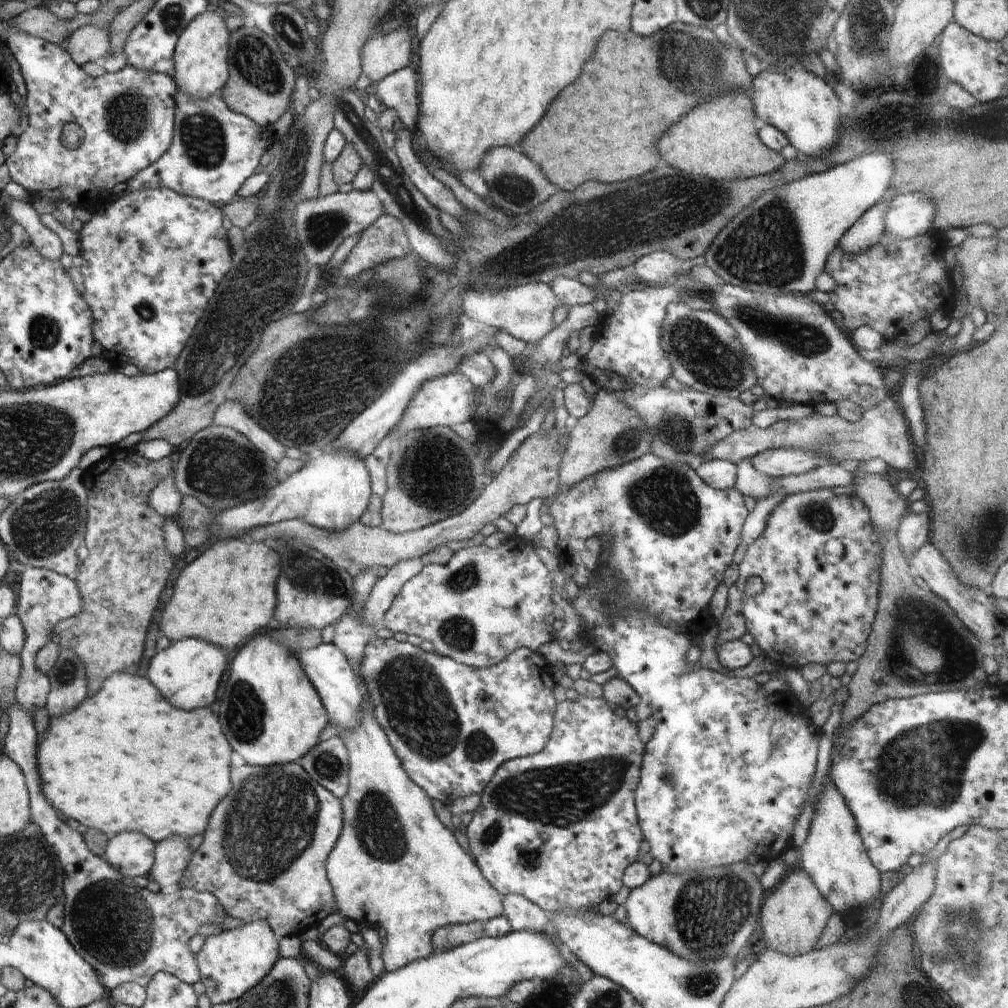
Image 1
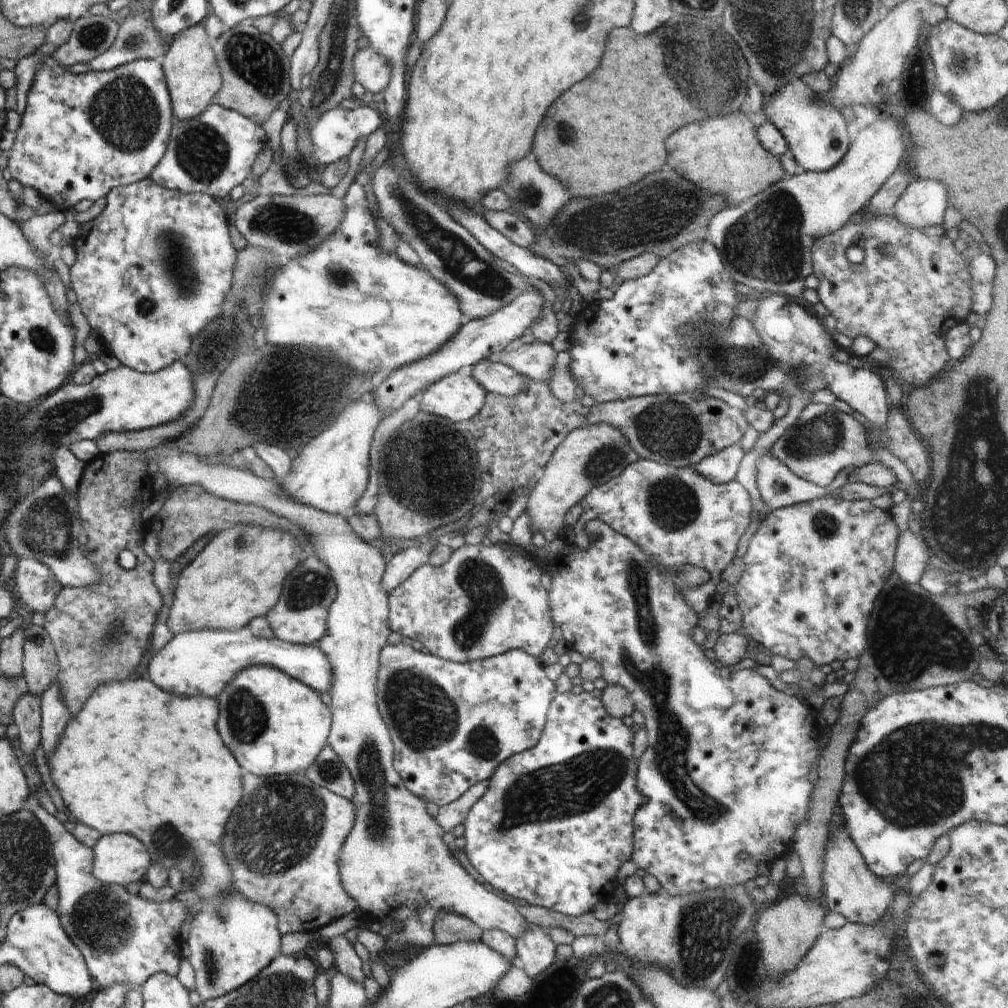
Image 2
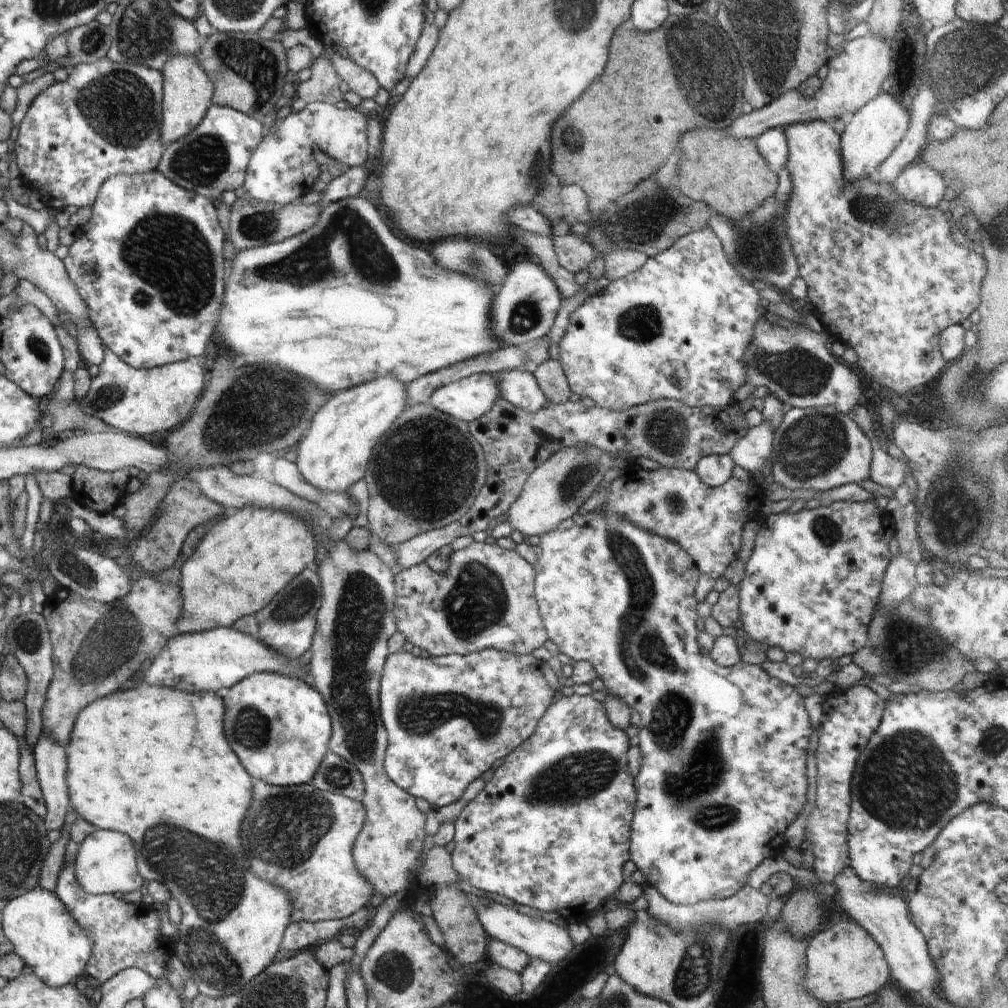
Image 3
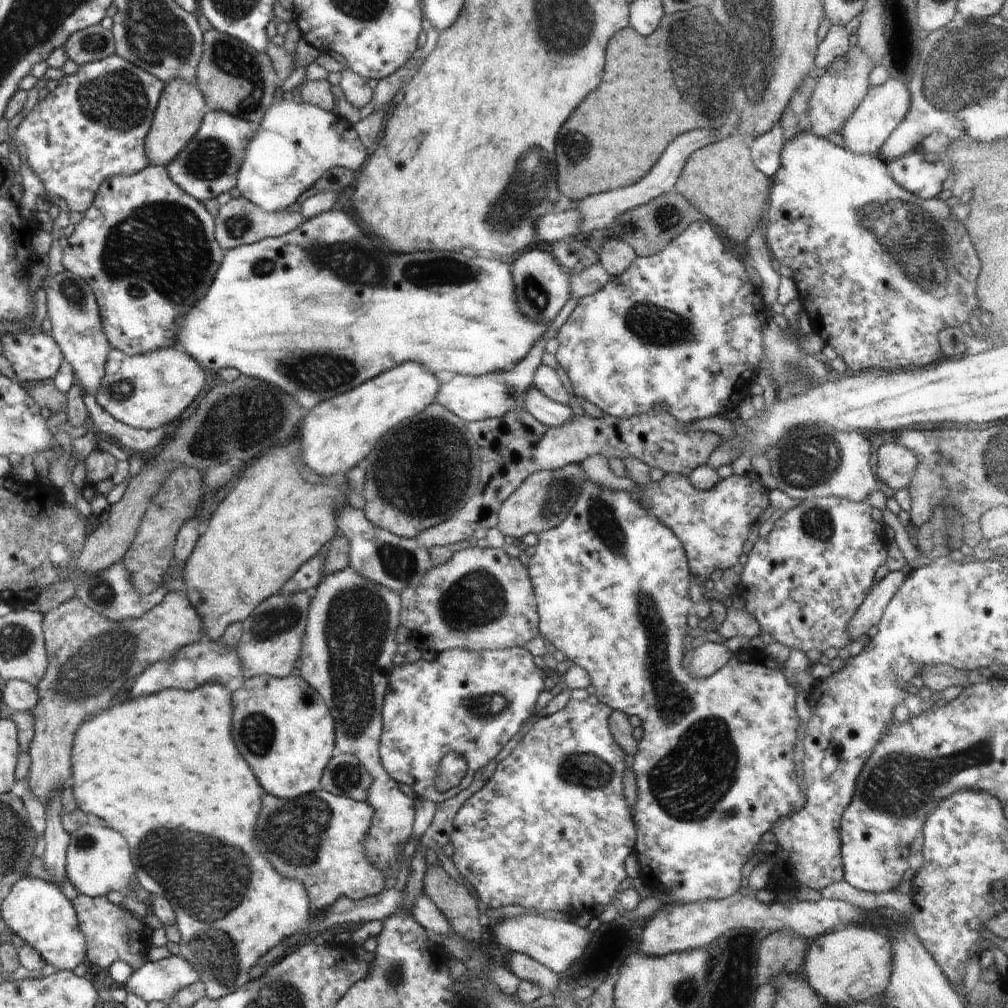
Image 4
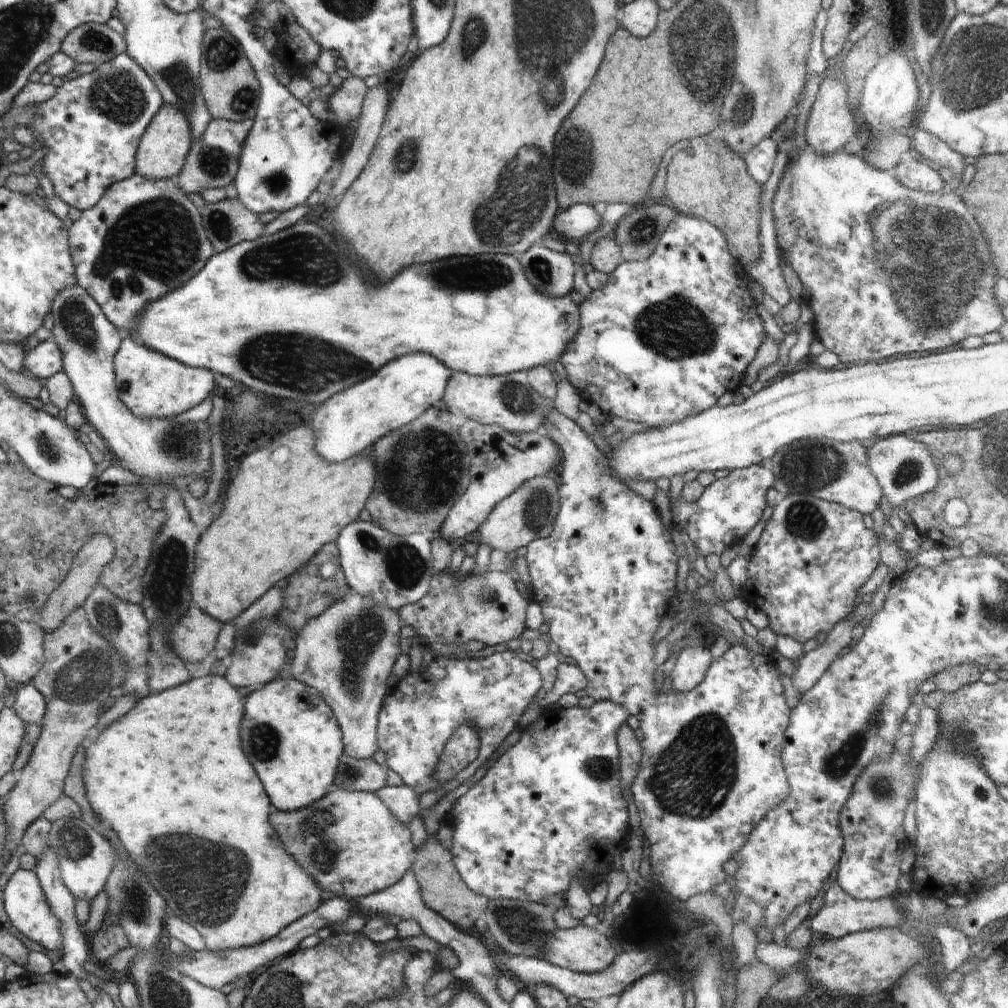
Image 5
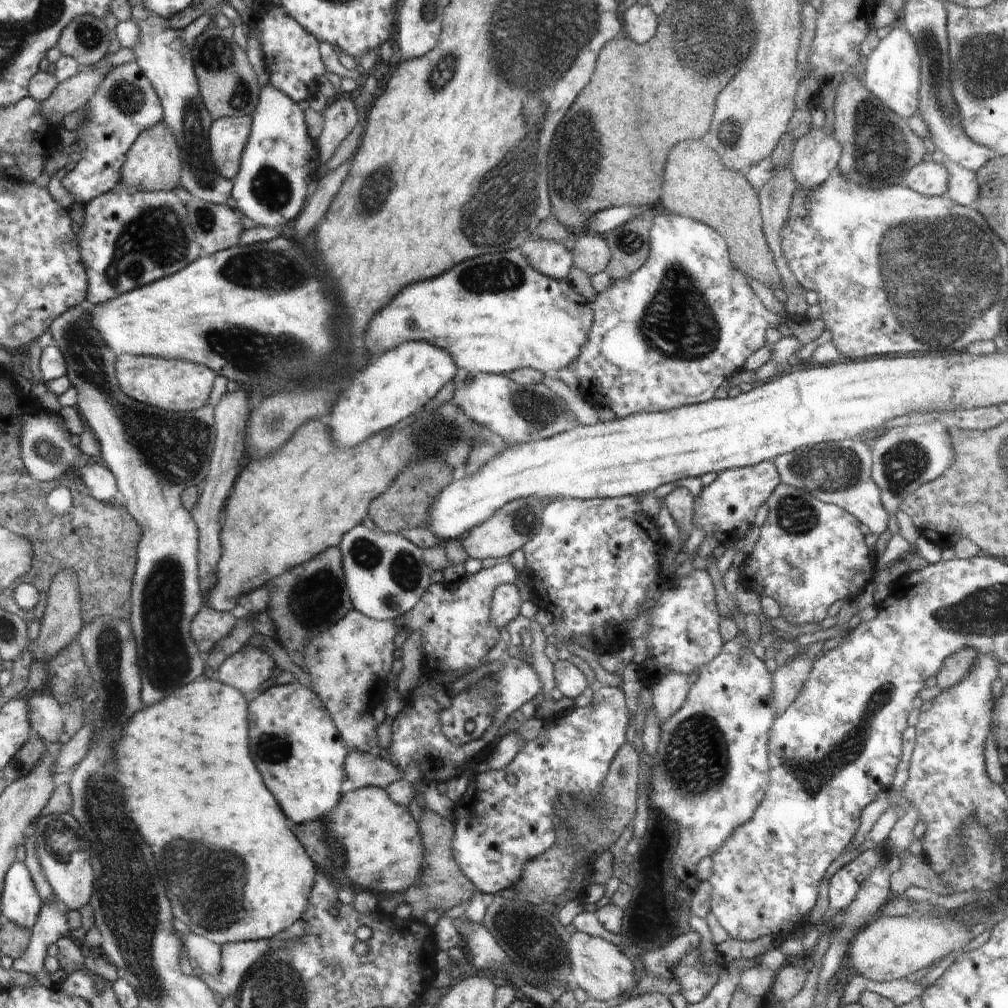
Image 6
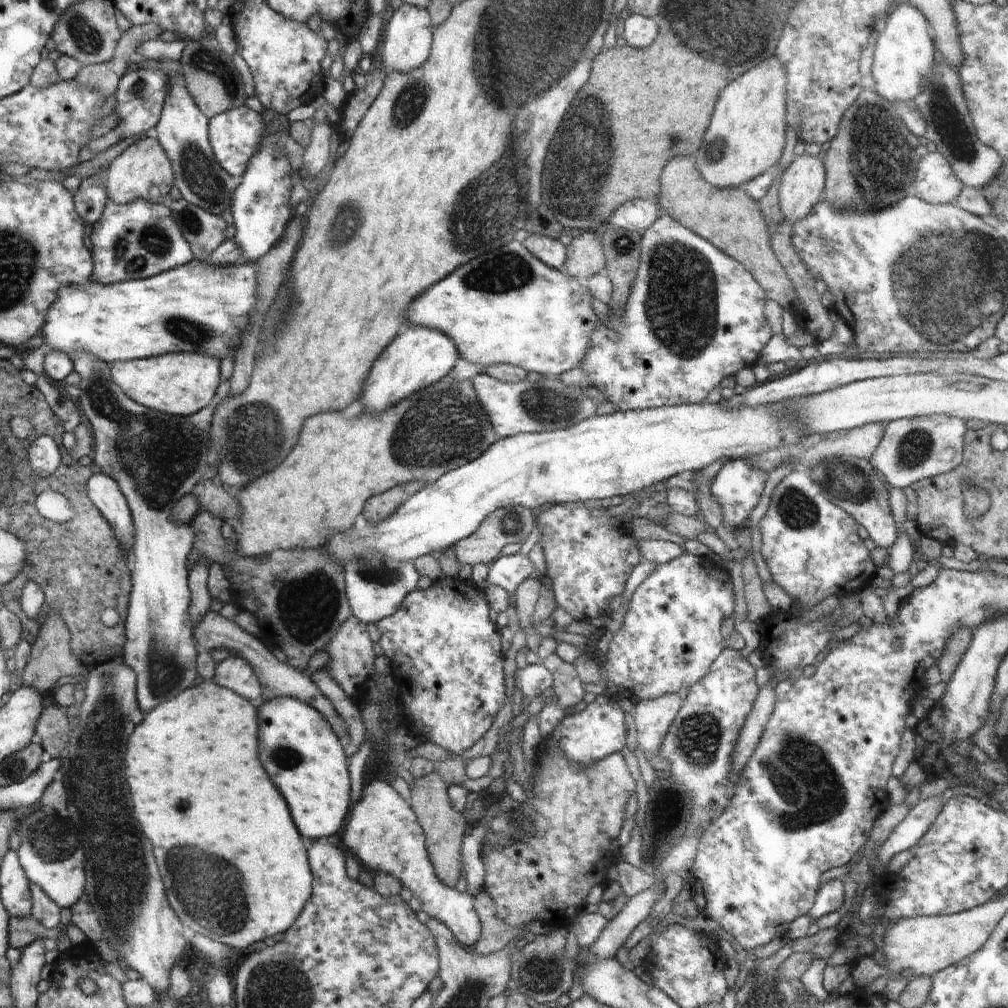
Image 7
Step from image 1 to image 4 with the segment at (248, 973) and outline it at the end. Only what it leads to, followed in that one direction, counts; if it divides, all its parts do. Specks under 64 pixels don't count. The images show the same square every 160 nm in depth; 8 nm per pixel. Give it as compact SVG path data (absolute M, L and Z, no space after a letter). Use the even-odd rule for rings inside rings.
M218 683L202 685L198 689L192 690L192 694L184 692L184 689L164 689L158 694L134 698L132 702L127 699L116 705L110 705L101 713L86 720L84 726L77 730L76 740L73 742L73 773L69 783L72 786L72 794L78 808L86 814L90 813L102 818L108 827L117 830L126 838L132 852L134 866L136 866L137 877L145 890L153 896L158 894L165 896L170 901L176 913L175 924L178 926L181 936L178 943L179 955L185 961L188 961L195 972L199 974L199 980L205 986L206 996L211 999L226 997L228 994L236 993L238 989L242 989L249 982L248 971L257 964L261 956L264 956L273 946L280 944L282 940L299 933L306 933L312 920L309 895L306 894L306 889L302 886L302 883L280 876L254 846L252 830L254 830L258 812L262 808L264 790L234 746L234 740L232 740L232 734L230 734L230 728L232 728L230 722L232 722L230 694L228 694L226 686Z

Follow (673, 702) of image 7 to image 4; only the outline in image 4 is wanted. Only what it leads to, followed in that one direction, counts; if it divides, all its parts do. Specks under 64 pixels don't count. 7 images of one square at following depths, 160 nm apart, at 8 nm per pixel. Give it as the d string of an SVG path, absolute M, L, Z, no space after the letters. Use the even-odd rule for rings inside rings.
M706 641L694 648L688 667L692 677L707 677L721 669L732 658L734 652L724 644Z

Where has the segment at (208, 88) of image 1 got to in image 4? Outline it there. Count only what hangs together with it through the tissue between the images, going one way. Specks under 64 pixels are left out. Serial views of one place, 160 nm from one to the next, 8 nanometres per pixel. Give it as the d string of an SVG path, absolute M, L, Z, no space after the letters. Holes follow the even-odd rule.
M172 79L165 83L165 90L157 106L148 138L146 138L147 154L150 156L151 164L166 166L193 140L204 120L205 113L202 110L205 106L208 106L206 98L196 81Z

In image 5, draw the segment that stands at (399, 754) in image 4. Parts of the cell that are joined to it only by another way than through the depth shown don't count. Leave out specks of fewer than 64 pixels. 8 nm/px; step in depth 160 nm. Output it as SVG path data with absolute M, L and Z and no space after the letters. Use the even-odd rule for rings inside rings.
M488 651L485 653L485 657L479 660L436 657L417 673L408 673L400 679L396 689L388 693L383 701L382 710L378 714L377 742L379 743L379 749L386 756L386 768L398 774L404 781L404 785L414 790L416 794L436 792L438 796L444 797L465 781L468 781L478 768L503 744L508 735L519 729L520 717L534 701L541 688L542 680L537 668L530 662L518 658L511 651ZM462 724L472 724L478 730L478 738L480 738L478 756L464 770L460 770L452 778L442 782L442 780L436 778L436 768L438 768L440 758L443 755L443 747L452 732L456 728L460 728Z

